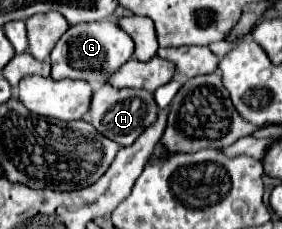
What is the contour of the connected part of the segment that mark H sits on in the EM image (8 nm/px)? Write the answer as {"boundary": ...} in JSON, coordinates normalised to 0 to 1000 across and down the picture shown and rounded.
{"boundary":[[[372,362],[337,389],[330,432],[323,432],[323,476],[294,520],[316,528],[379,607],[443,642],[443,633],[465,633],[528,546],[543,546],[557,502],[564,502],[564,467],[550,459],[550,432],[528,397],[514,397],[514,389],[408,389],[401,371]]]}

